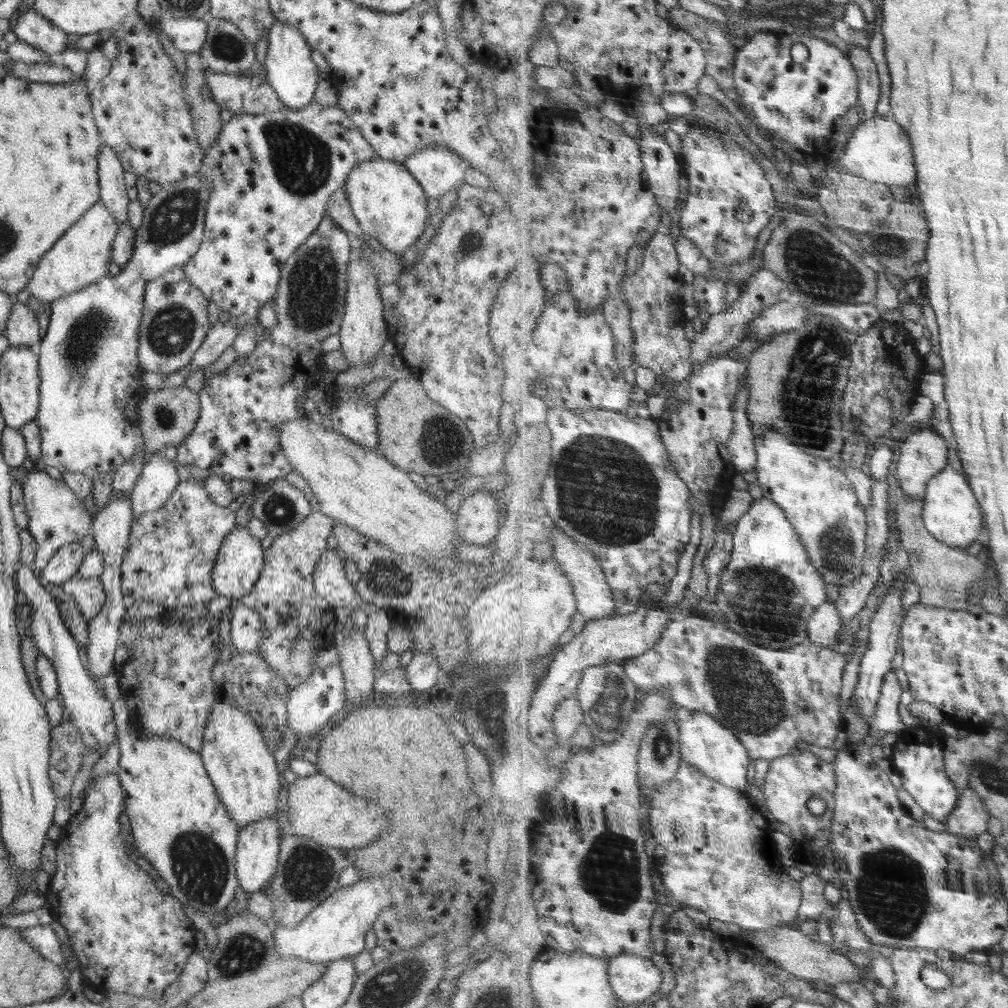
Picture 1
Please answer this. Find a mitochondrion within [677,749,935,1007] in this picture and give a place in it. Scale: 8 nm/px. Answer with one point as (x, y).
(891, 891)

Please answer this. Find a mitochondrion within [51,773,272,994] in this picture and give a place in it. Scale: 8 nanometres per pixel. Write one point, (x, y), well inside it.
(200, 867)

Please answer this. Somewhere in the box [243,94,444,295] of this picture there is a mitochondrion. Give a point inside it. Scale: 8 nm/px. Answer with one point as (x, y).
(301, 160)

